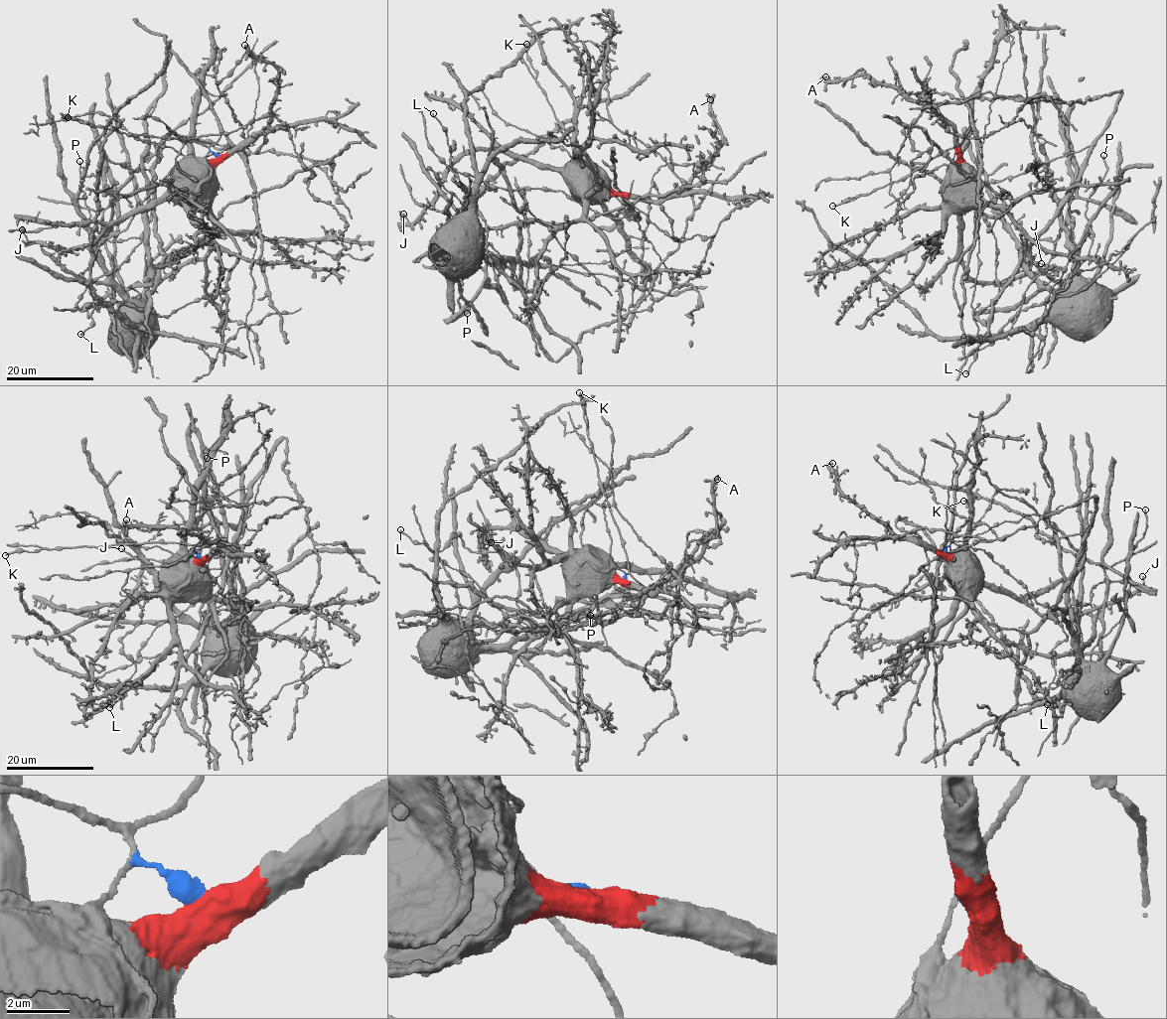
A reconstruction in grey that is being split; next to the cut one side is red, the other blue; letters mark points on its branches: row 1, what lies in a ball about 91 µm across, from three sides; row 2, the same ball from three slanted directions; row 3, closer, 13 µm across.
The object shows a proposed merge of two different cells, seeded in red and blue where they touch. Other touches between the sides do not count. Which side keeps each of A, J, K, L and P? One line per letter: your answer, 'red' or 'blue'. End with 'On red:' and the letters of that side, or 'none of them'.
A: red
J: red
K: blue
L: blue
P: red
On red: A, J, P

